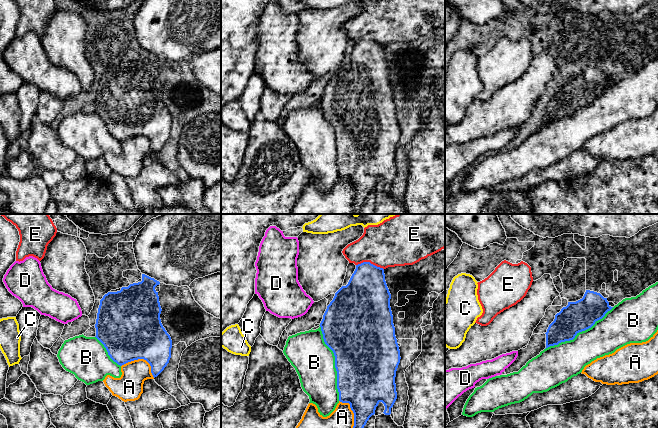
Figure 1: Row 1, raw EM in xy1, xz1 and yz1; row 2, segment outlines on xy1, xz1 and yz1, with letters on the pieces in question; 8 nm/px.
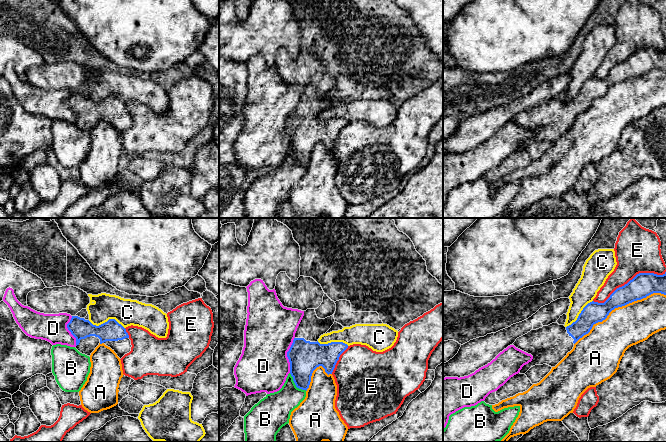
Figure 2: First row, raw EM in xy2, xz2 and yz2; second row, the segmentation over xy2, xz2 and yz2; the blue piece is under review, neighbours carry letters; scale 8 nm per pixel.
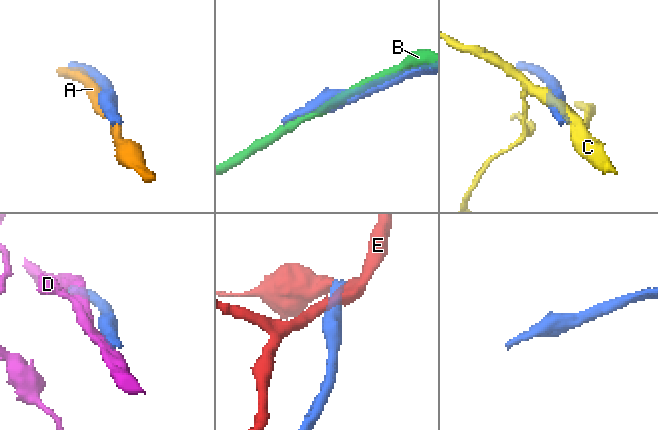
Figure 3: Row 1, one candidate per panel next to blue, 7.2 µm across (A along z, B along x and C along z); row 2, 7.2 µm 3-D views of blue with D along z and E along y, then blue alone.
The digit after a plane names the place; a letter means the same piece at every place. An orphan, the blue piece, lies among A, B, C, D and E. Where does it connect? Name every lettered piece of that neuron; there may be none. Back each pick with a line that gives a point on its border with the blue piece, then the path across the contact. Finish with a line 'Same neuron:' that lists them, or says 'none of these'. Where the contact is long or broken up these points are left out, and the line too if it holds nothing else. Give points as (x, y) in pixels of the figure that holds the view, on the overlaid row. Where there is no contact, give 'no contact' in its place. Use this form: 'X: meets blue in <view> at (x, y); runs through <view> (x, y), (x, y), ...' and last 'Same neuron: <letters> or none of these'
Same neuron: none of these

